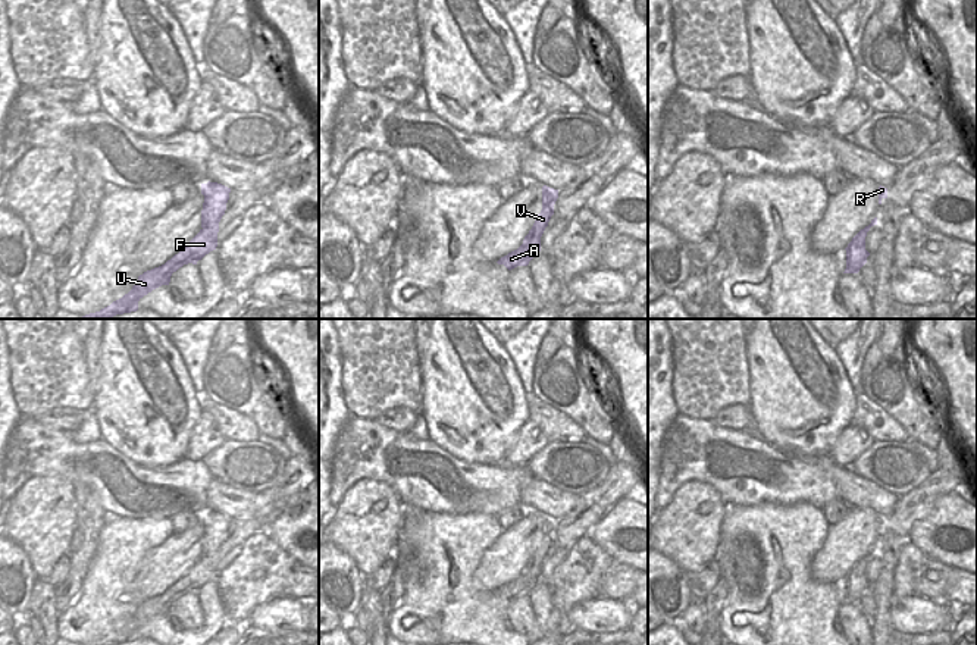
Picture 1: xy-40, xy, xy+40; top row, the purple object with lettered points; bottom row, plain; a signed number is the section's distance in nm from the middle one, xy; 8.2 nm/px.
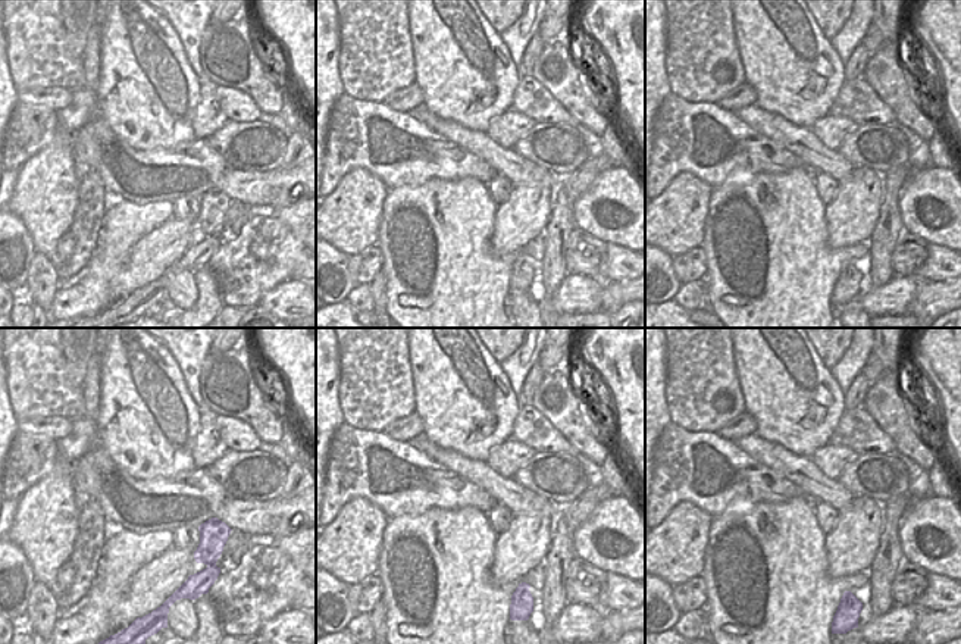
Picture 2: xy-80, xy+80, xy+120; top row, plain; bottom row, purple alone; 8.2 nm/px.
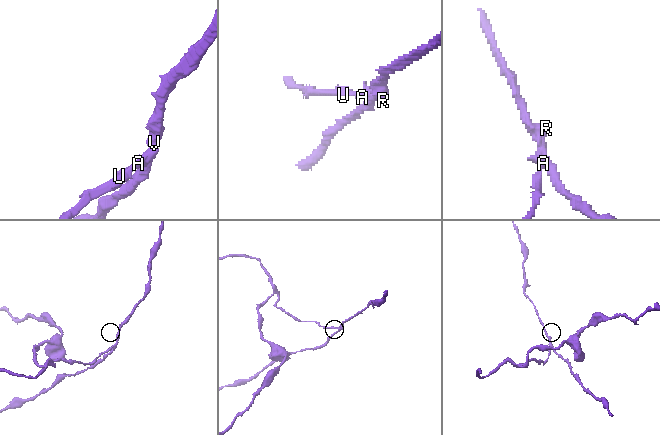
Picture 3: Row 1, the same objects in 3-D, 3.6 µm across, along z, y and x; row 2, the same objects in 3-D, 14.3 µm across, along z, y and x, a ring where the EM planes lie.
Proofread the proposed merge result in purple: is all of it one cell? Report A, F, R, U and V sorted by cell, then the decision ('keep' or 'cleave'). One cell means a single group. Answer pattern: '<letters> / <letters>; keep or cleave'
A F U / R V; cleave

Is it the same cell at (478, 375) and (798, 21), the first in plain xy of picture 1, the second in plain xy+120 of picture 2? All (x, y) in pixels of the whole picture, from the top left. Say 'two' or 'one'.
one

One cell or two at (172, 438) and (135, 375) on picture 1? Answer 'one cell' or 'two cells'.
one cell

